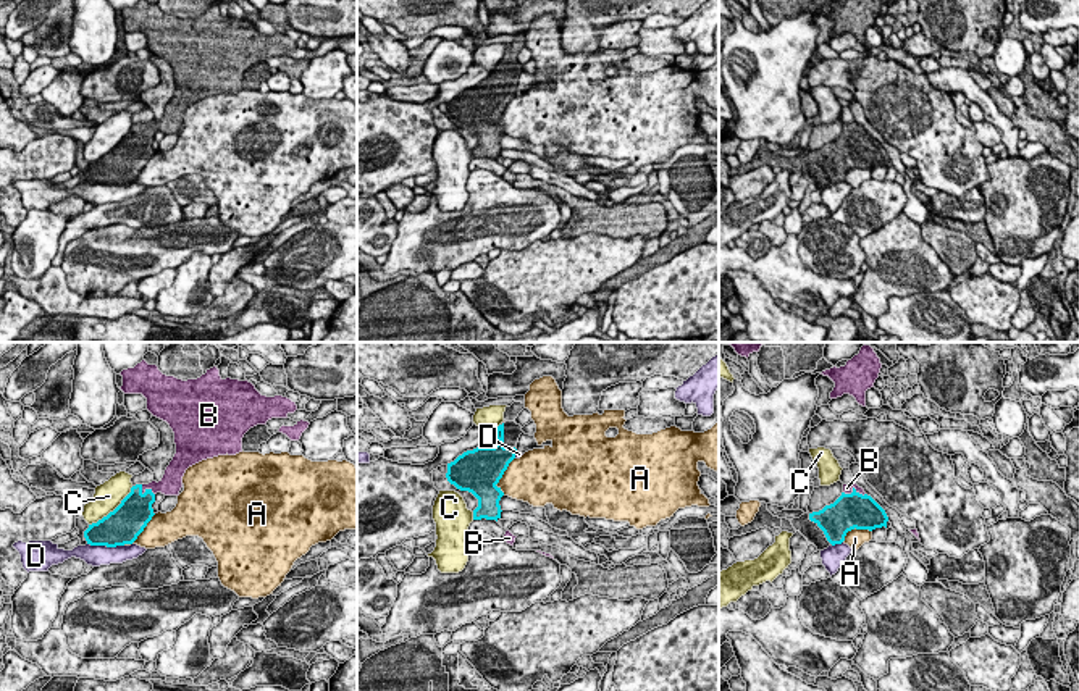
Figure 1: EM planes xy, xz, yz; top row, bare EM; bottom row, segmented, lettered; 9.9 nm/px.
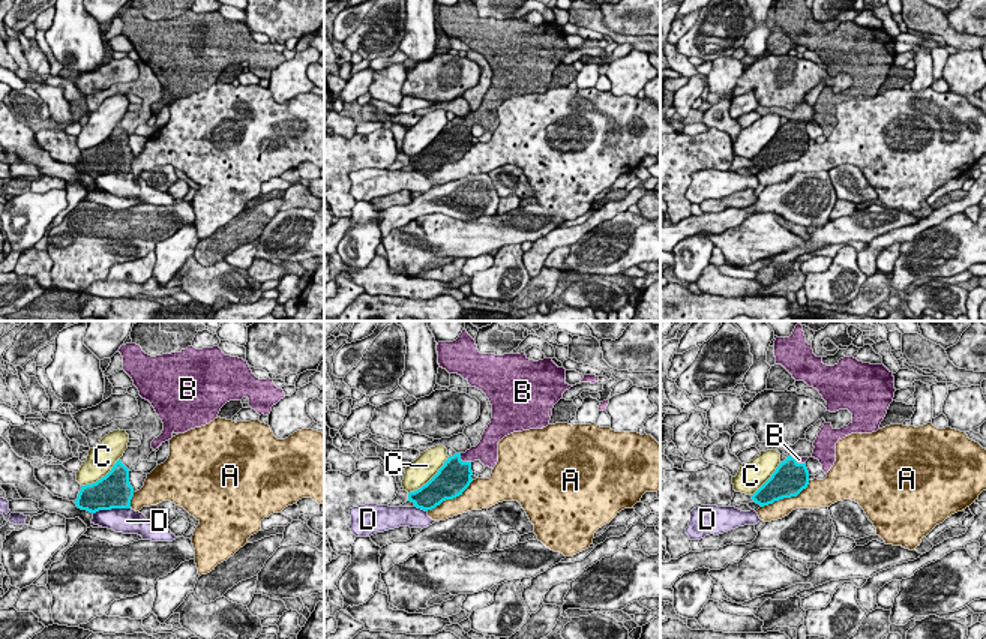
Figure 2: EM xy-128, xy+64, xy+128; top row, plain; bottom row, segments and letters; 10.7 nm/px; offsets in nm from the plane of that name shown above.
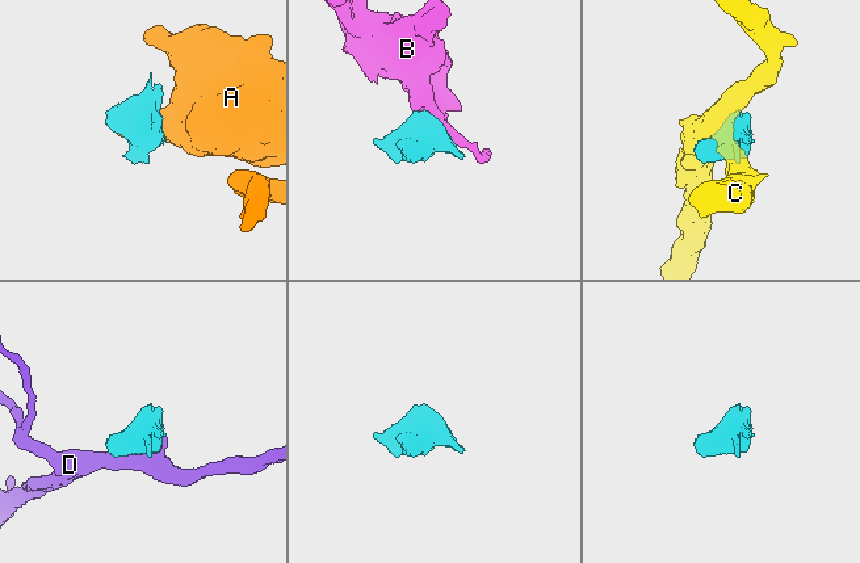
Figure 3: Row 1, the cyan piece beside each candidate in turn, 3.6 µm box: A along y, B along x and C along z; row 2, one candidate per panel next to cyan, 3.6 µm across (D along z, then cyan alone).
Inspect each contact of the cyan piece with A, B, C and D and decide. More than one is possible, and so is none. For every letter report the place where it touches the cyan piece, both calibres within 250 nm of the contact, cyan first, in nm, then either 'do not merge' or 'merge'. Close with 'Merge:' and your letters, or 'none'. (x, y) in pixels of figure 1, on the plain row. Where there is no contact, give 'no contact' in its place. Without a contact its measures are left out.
A: contact xz (501, 115); calibres 440 and 420 nm; do not merge
B: contact yz (855, 129); calibres 360 and 100 nm; merge
C: contact xy (113, 149); calibres 360 and 280 nm; do not merge
D: contact xy (105, 183); calibres 360 and 220 nm; do not merge
Merge: B

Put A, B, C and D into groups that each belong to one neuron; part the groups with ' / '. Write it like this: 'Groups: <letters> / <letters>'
Groups: A / B / C / D

